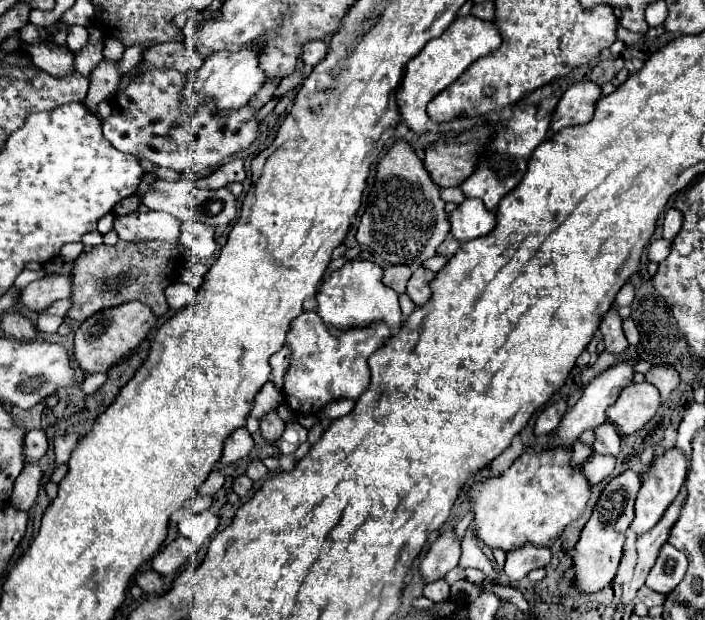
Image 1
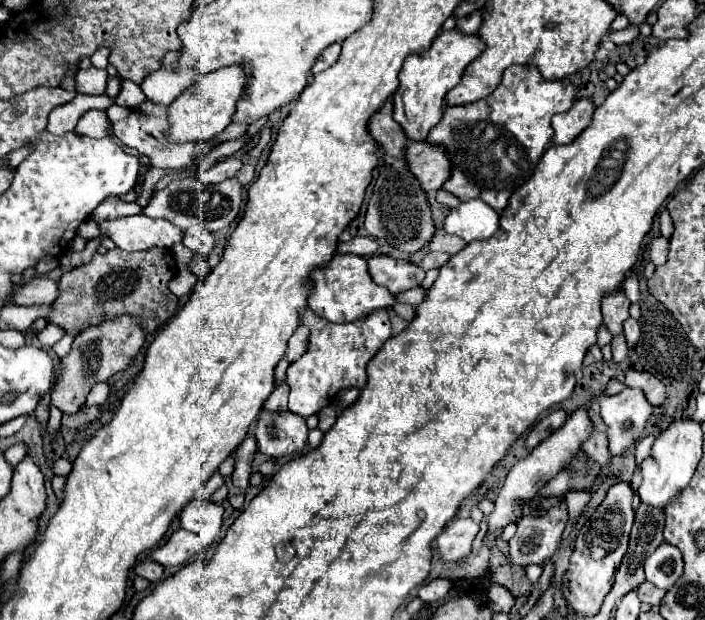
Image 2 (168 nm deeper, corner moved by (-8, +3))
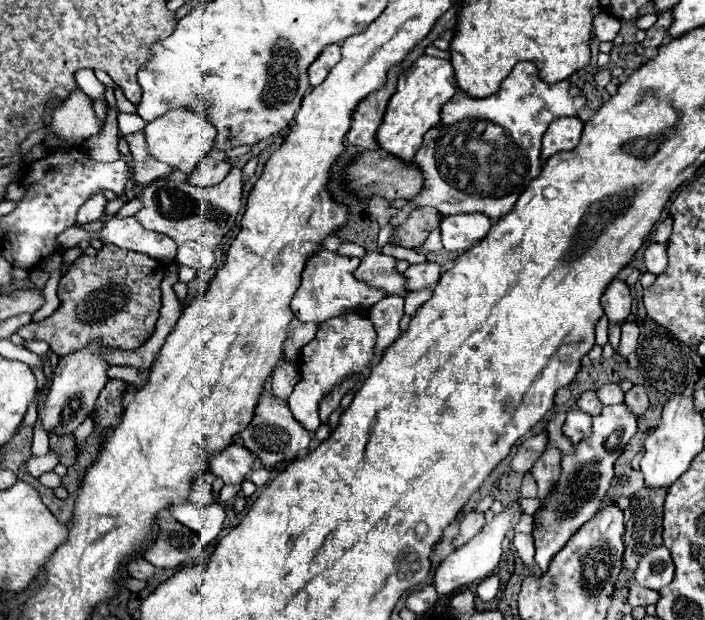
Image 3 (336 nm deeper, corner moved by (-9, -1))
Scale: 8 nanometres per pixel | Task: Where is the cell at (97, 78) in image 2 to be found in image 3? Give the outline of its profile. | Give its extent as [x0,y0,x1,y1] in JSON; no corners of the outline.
[52,92,102,148]

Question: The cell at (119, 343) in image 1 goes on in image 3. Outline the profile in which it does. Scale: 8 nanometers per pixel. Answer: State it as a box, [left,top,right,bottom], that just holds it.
[38,340,110,436]

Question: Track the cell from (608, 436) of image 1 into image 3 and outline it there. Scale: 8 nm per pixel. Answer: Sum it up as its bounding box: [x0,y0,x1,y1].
[576,390,604,416]

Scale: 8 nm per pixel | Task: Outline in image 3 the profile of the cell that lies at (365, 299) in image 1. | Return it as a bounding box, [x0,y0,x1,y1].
[290,250,386,322]

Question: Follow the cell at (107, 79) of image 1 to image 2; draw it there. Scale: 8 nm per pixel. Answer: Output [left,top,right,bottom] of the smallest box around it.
[75,110,111,138]

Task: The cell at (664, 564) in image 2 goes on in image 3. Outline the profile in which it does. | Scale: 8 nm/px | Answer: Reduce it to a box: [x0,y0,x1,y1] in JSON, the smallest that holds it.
[634,546,674,590]

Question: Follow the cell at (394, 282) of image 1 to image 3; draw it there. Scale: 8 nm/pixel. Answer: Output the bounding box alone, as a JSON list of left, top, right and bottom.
[354,252,406,296]

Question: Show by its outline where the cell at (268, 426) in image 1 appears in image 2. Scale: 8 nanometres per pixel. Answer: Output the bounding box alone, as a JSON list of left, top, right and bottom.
[263,384,289,414]

